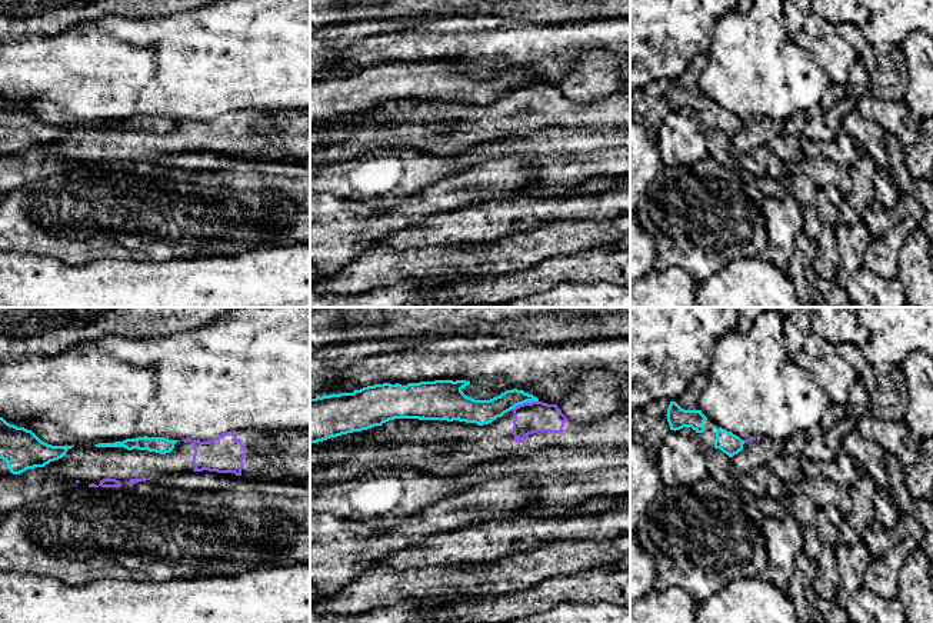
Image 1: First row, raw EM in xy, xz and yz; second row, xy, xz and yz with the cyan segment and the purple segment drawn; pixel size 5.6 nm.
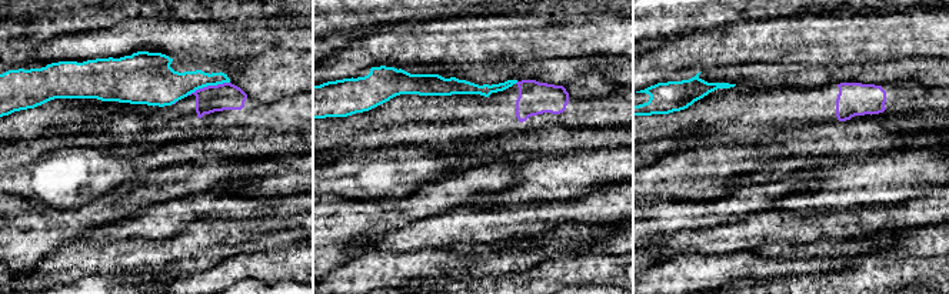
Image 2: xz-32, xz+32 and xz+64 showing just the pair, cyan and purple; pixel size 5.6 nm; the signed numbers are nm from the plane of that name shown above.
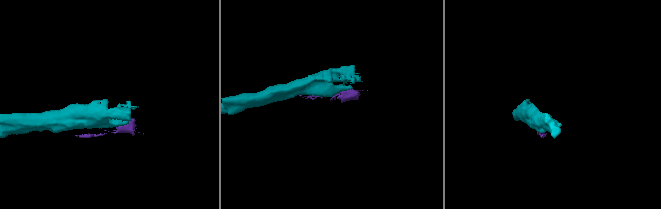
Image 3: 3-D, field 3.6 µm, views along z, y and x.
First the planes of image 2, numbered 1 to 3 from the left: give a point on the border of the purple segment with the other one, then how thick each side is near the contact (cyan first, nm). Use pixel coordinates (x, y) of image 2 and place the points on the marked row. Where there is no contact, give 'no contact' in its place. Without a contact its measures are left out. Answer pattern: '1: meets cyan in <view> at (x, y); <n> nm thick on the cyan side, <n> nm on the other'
1: meets cyan in xz-32 at (207, 84); 220 nm thick on the cyan side, 150 nm on the other
2: no contact
3: no contact

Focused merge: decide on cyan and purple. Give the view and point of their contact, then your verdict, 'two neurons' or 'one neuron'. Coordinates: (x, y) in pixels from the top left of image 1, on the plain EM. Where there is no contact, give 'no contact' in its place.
contact xz (523, 82); two neurons

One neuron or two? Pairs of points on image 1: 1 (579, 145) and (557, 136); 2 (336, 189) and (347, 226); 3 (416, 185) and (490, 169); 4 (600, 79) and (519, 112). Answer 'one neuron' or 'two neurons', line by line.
1: one neuron
2: two neurons
3: two neurons
4: two neurons

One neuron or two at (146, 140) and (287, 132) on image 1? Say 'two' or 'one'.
one

